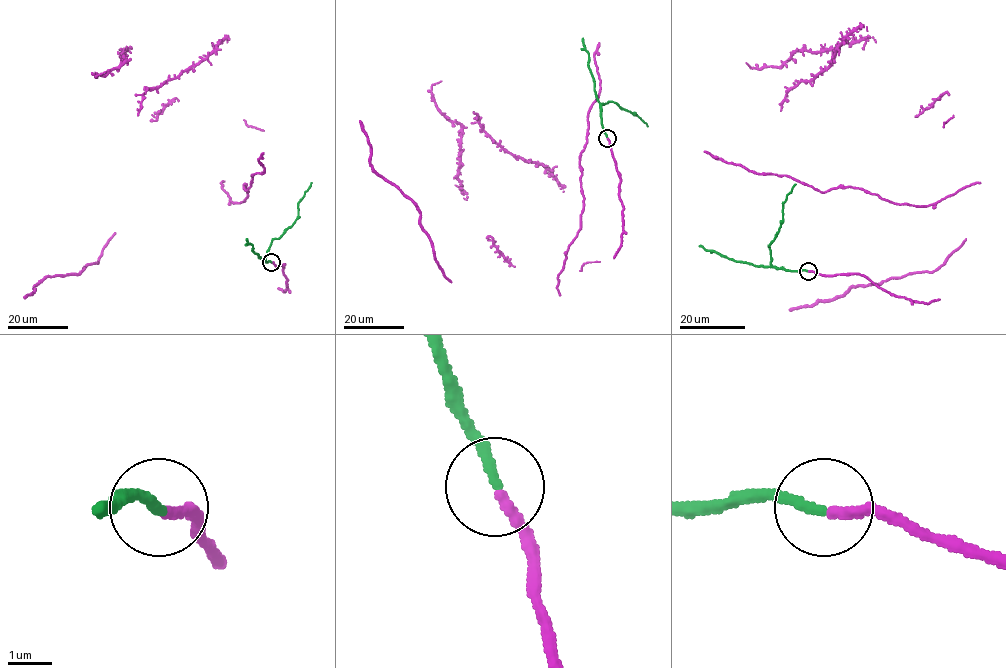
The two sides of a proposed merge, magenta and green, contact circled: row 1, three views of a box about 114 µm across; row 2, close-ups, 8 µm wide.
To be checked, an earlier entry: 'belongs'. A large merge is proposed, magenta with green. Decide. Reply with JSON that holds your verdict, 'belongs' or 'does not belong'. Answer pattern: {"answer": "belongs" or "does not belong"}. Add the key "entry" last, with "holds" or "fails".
{"answer": "belongs", "entry": "holds"}

